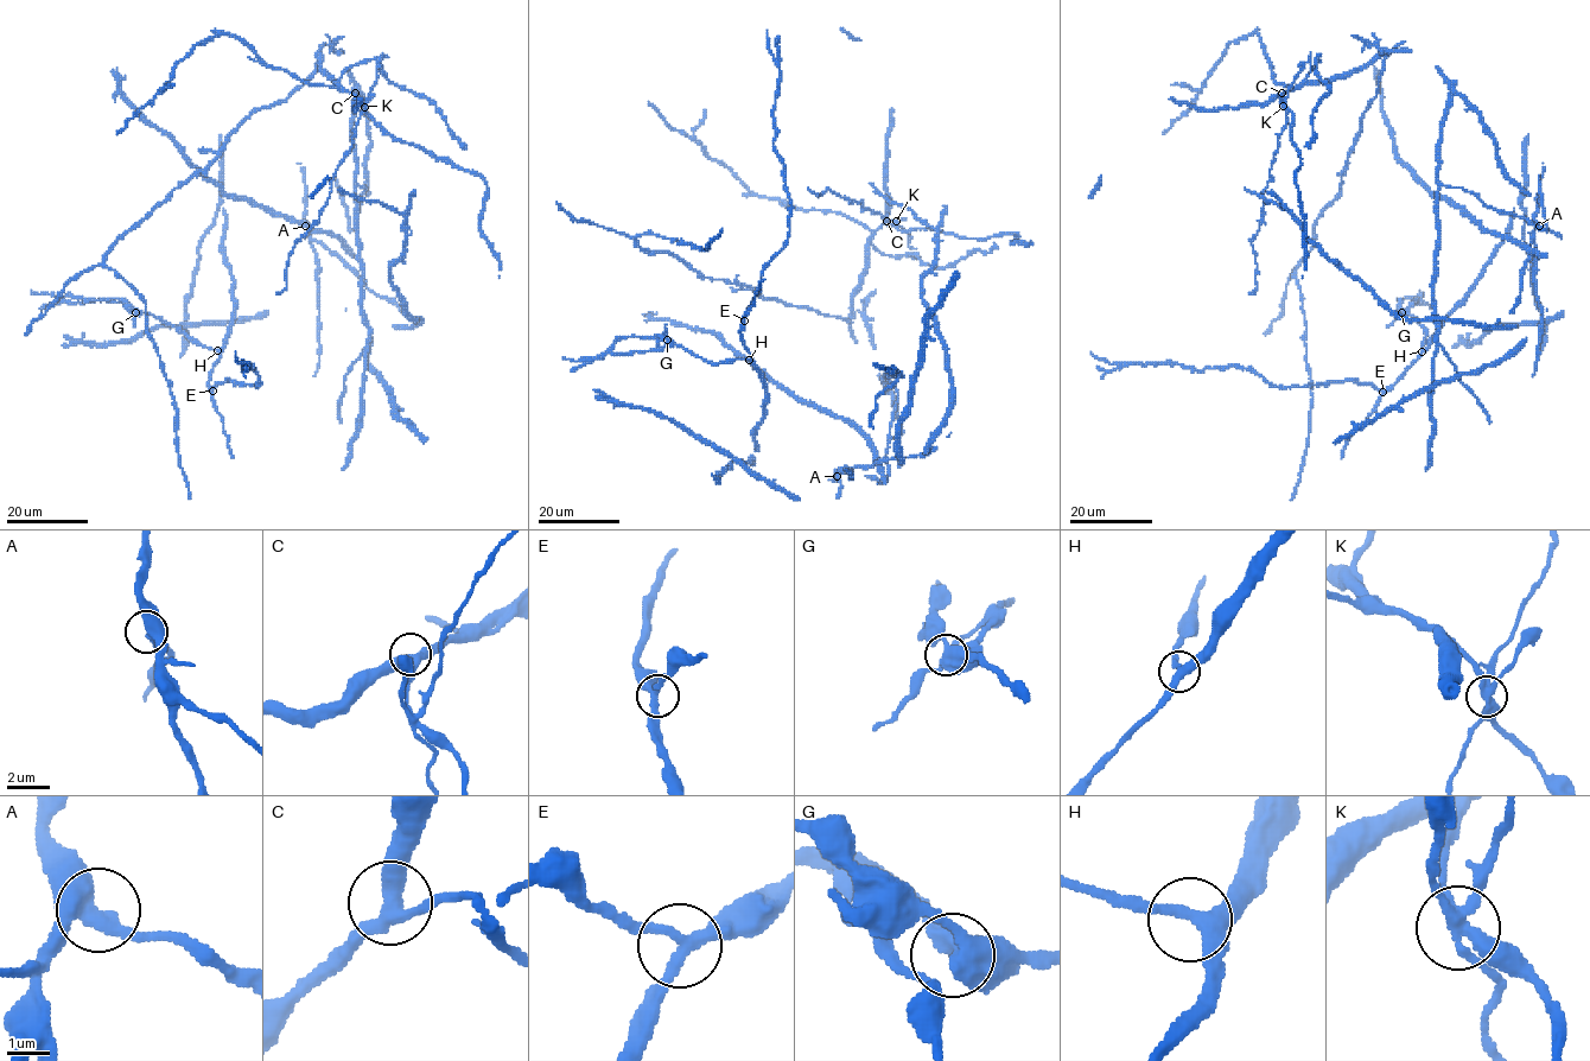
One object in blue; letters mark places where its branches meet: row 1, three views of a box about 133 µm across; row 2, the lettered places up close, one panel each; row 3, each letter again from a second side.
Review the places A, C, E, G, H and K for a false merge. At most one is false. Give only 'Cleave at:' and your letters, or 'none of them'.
Cleave at: K

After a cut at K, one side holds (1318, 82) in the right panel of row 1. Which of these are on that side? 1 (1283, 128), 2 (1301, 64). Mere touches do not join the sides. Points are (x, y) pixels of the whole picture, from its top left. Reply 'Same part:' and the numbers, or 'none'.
Same part: none

